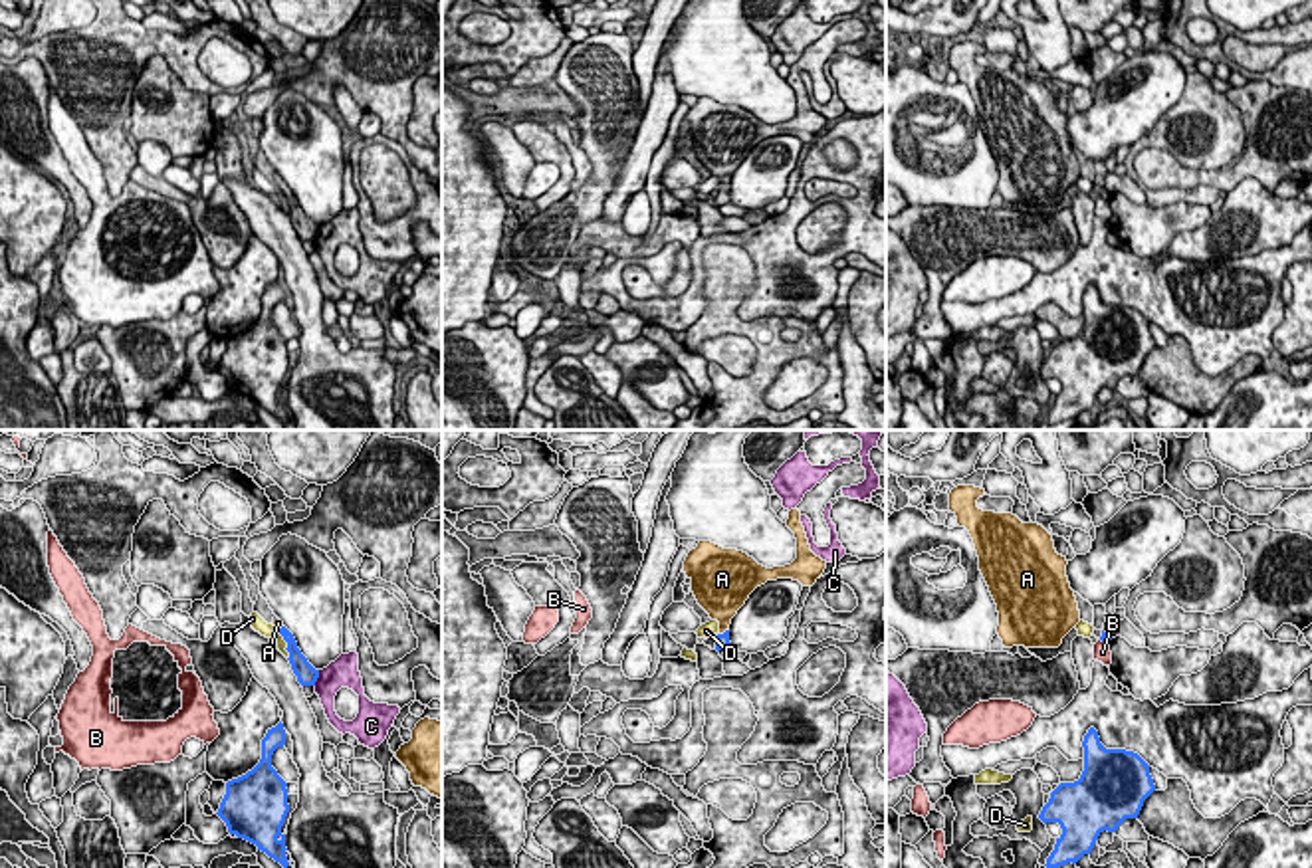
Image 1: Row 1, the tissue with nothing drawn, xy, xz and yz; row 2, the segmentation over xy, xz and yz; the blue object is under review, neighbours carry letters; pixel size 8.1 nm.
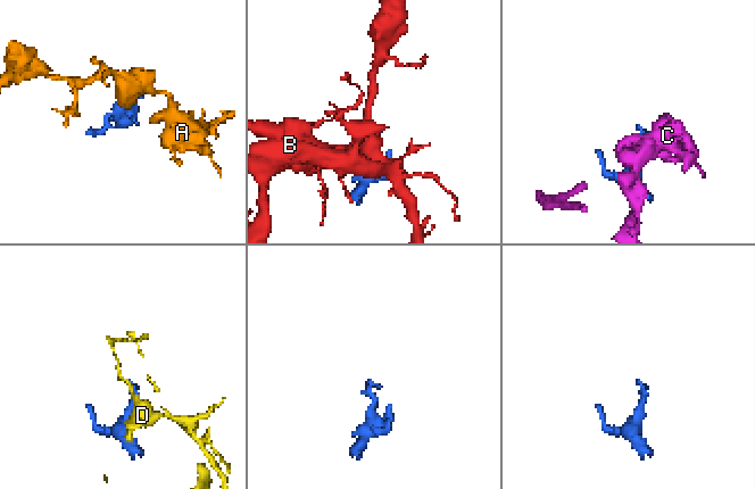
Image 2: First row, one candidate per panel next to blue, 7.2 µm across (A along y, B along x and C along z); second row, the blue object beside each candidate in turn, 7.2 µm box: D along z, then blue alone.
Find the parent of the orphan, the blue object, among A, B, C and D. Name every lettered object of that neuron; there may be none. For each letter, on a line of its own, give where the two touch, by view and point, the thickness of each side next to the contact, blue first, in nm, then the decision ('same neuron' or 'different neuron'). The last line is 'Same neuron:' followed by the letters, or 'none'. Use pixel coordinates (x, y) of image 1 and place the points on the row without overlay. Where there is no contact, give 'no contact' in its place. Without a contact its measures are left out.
A: contact xz (724, 189); calibres 120 and 280 nm; same neuron
B: contact yz (1104, 197); calibres 70 and 130 nm; different neuron
C: contact xy (318, 232); calibres 160 and 240 nm; different neuron
D: contact xy (288, 201); calibres 160 and 120 nm; different neuron
Same neuron: A

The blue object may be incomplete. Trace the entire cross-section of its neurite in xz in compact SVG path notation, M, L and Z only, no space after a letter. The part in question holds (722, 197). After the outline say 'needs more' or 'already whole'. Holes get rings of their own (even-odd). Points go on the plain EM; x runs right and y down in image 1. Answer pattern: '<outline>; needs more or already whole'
M791 65L787 83L797 95L797 115L785 123L767 125L737 105L723 105L711 97L700 97L684 117L684 129L692 137L698 161L719 178L715 206L729 204L729 180L749 151L767 137L793 135L813 143L826 125L826 117L811 107L801 67Z; needs more

